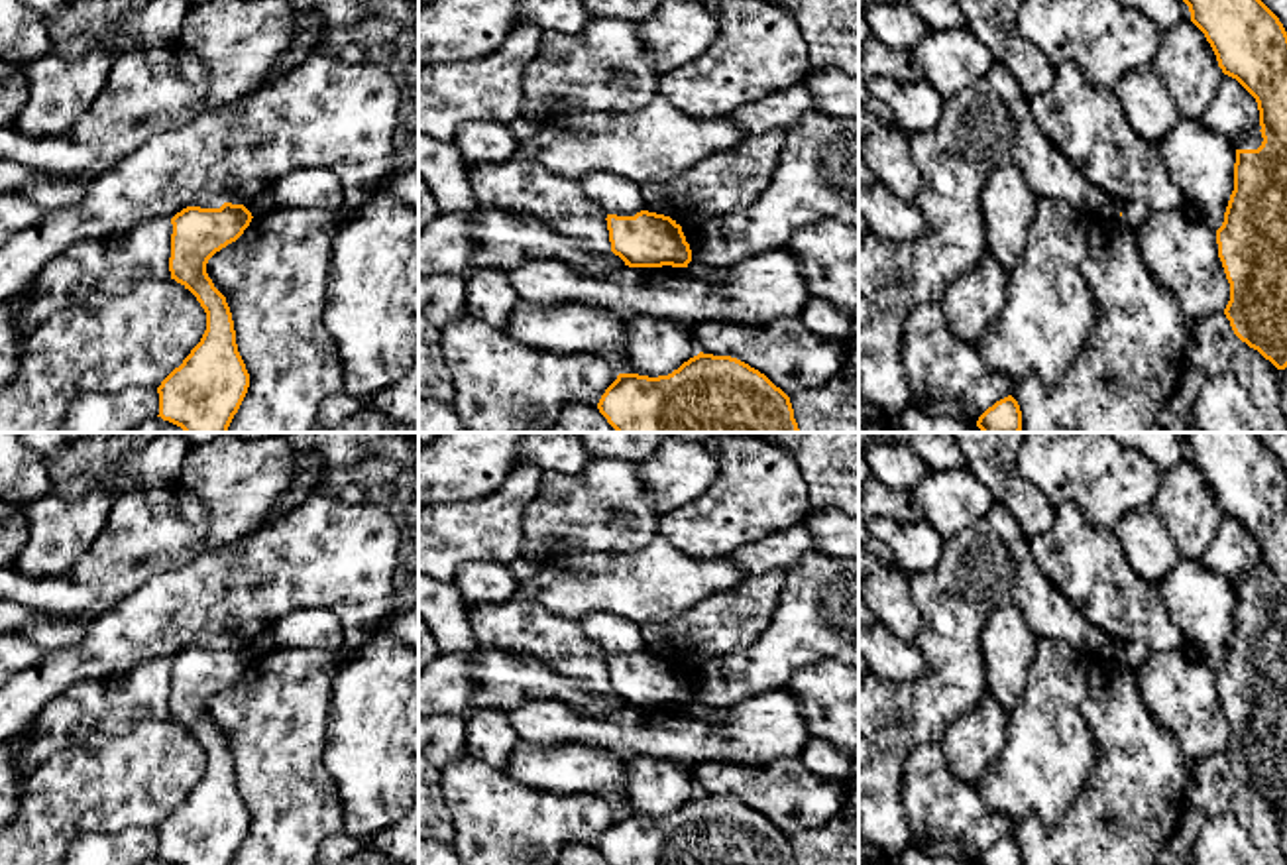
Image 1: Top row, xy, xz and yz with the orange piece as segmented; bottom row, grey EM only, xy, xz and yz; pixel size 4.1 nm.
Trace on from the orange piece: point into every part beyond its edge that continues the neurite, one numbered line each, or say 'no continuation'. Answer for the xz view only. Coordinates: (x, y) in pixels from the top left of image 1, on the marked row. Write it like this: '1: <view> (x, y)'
no continuation

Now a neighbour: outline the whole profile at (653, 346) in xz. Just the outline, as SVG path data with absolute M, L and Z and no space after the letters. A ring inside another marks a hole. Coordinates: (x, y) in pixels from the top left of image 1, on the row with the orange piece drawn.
M637 317L627 322L627 342L617 366L621 374L658 377L699 352L698 342L676 322Z

